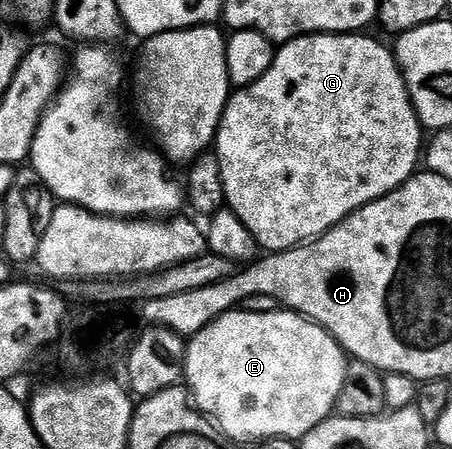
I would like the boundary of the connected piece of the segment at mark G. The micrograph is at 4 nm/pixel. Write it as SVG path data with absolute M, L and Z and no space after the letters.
M364 33L299 35L277 50L270 69L258 83L239 88L228 100L224 116L220 118L220 128L217 130L214 144L214 154L222 165L224 197L227 206L241 219L243 225L246 225L246 229L253 234L265 252L290 251L293 247L319 239L360 207L389 195L391 191L397 191L407 179L417 174L419 167L416 166L419 163L421 165L422 152L426 147L425 128L412 108L412 101L408 97L404 78L400 75L400 67L396 64L393 48L383 47L378 40L367 39L366 36Z

